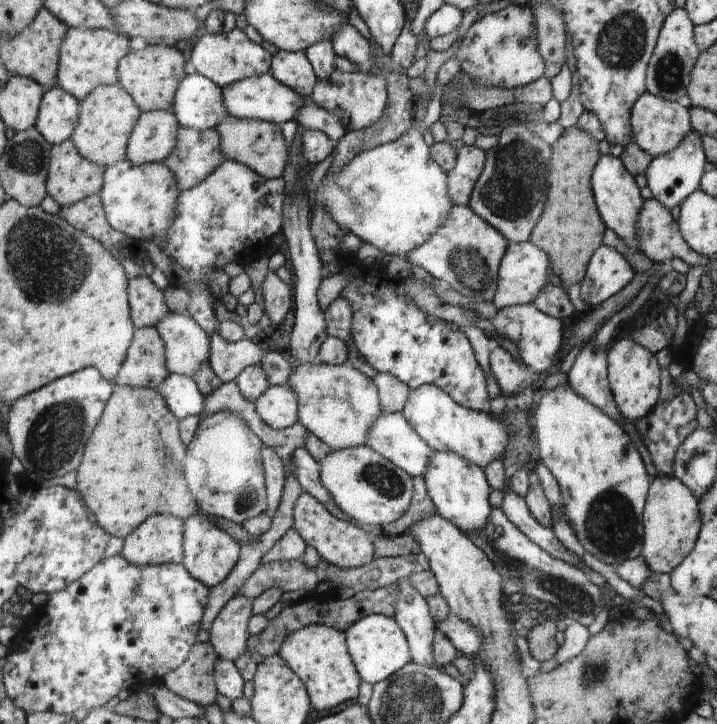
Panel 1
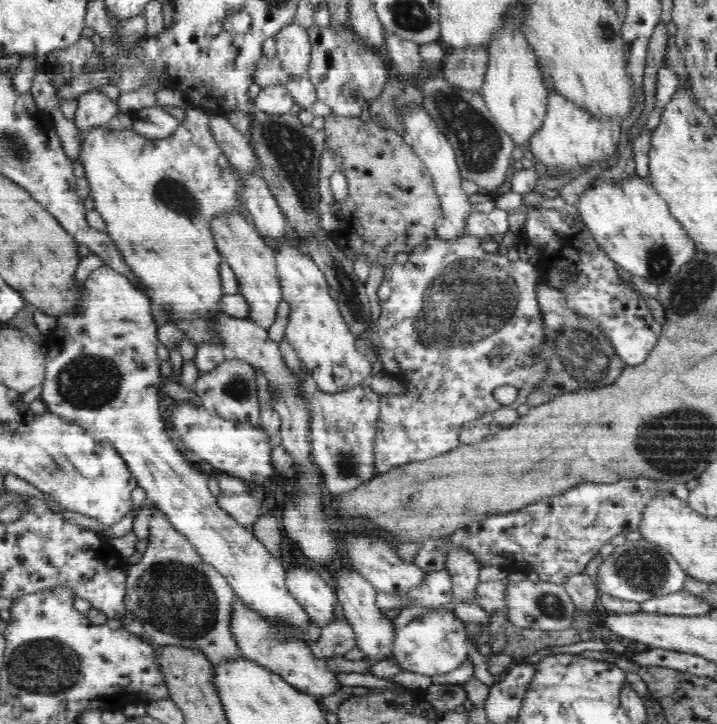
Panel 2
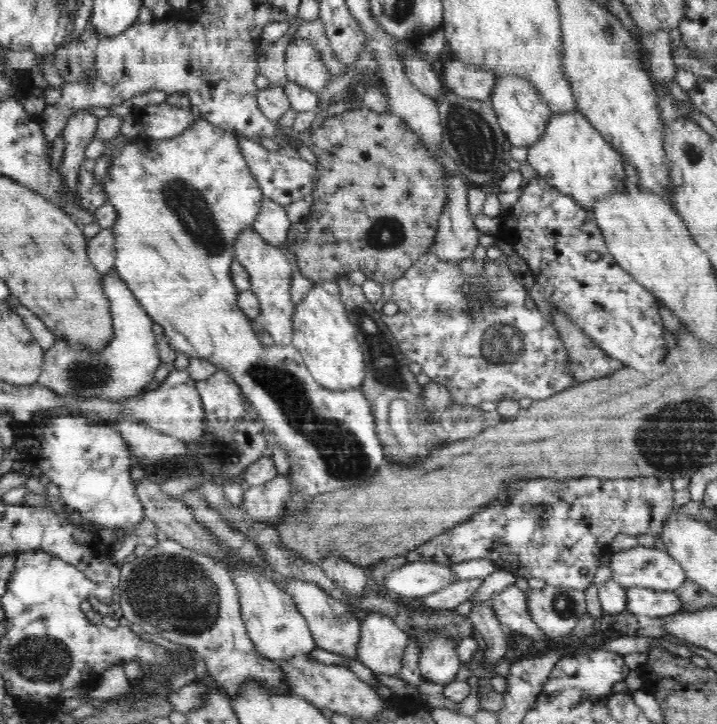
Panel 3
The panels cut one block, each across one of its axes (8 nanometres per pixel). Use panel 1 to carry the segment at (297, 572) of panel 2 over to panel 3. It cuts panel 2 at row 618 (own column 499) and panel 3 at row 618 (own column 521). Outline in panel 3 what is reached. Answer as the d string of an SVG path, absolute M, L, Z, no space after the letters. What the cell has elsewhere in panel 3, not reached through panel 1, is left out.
M290 577L286 578L284 583L284 589L293 596L297 609L306 619L316 646L328 652L342 655L342 657L358 659L357 650L360 636L362 636L362 623L361 620L352 616L353 609L339 599L326 594L313 581L301 581Z

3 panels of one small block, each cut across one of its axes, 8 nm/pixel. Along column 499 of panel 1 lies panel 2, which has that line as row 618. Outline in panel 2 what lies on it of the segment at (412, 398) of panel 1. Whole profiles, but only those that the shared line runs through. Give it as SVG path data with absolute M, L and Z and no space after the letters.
M432 611L411 620L407 626L397 630L391 648L394 658L402 670L416 670L428 676L445 674L458 668L468 658L468 636L465 622L450 611Z

